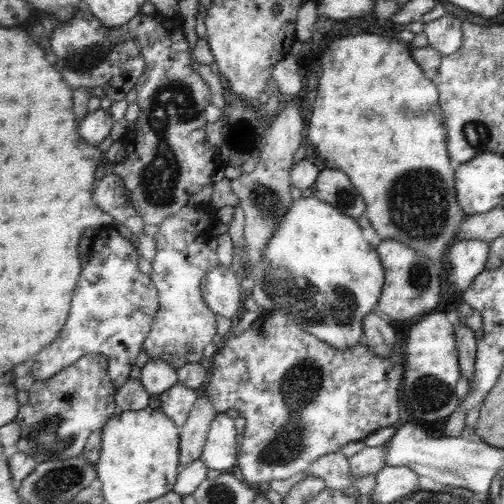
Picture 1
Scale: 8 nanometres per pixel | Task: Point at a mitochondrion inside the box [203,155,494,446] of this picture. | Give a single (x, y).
(419, 207)

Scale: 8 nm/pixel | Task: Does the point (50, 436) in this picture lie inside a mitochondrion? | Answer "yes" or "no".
yes

